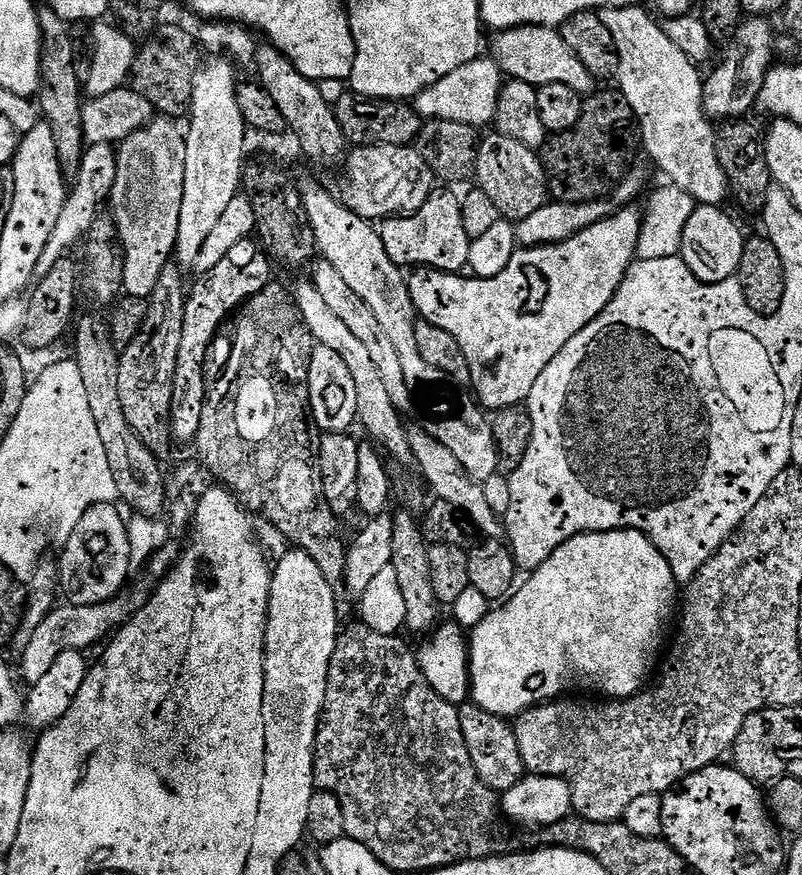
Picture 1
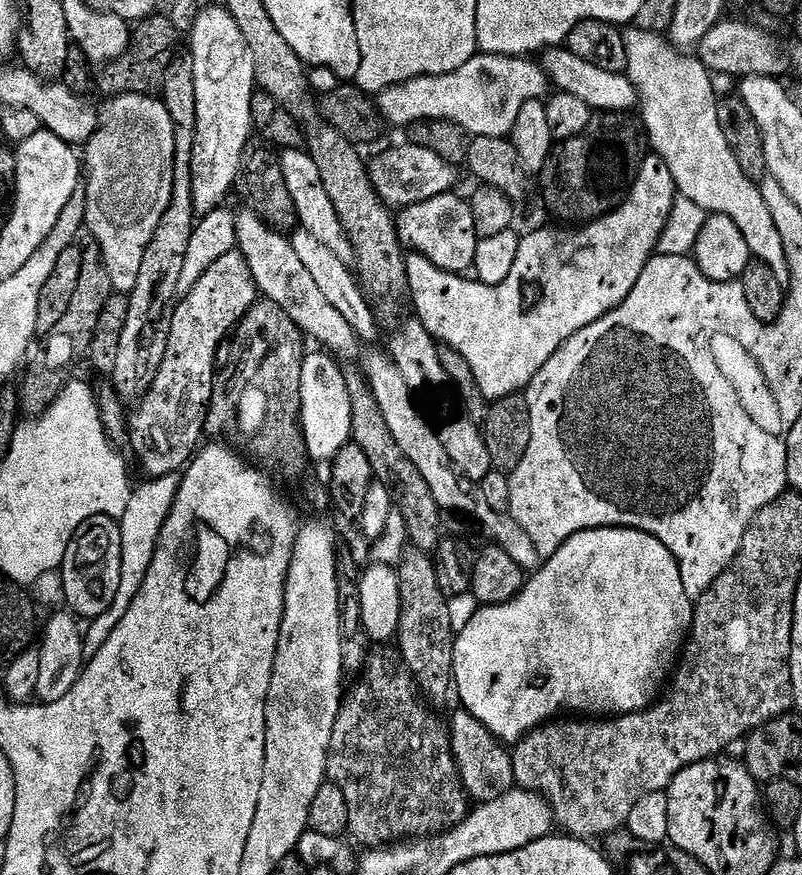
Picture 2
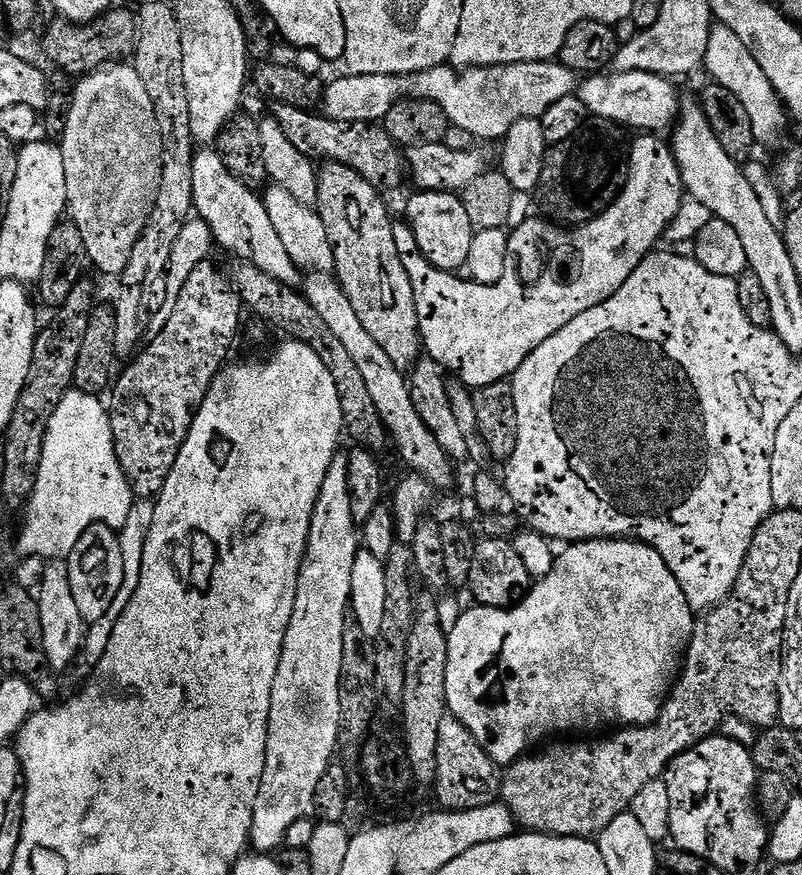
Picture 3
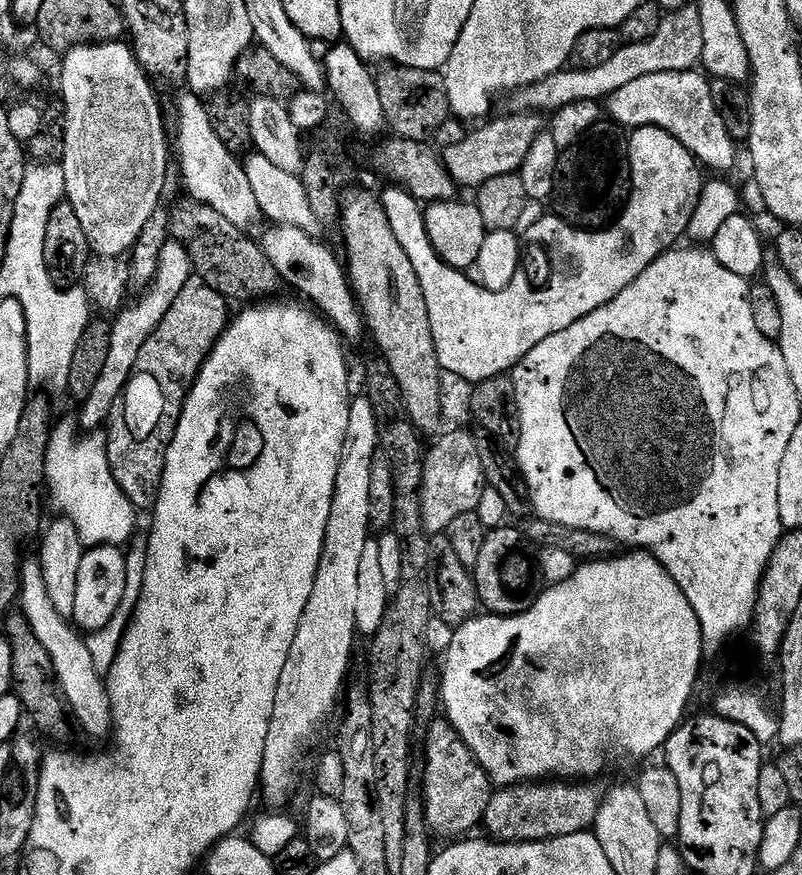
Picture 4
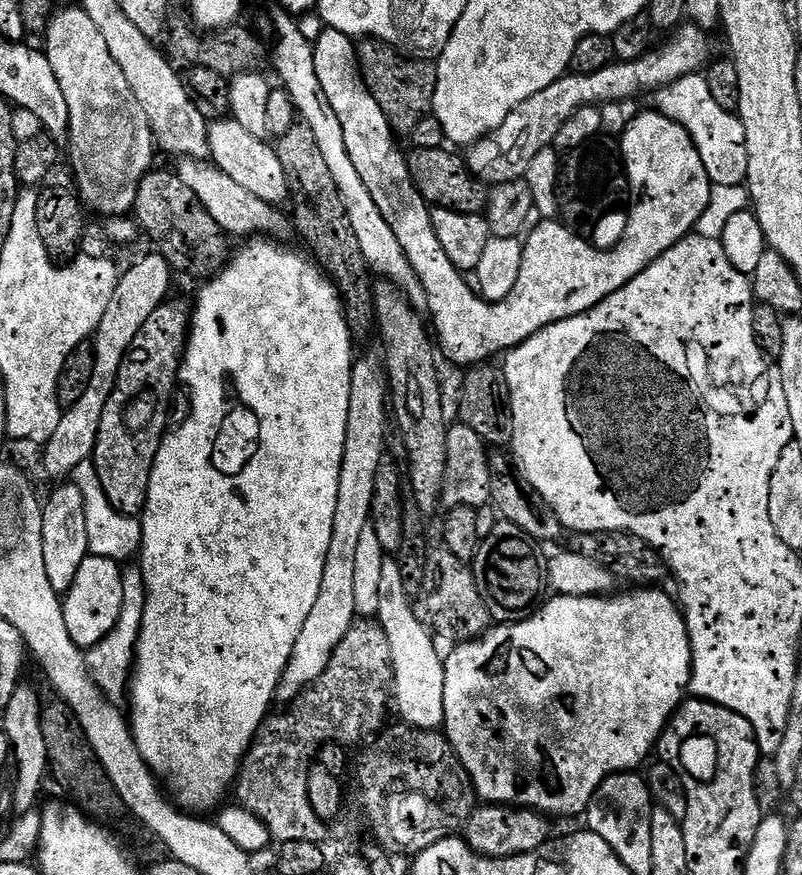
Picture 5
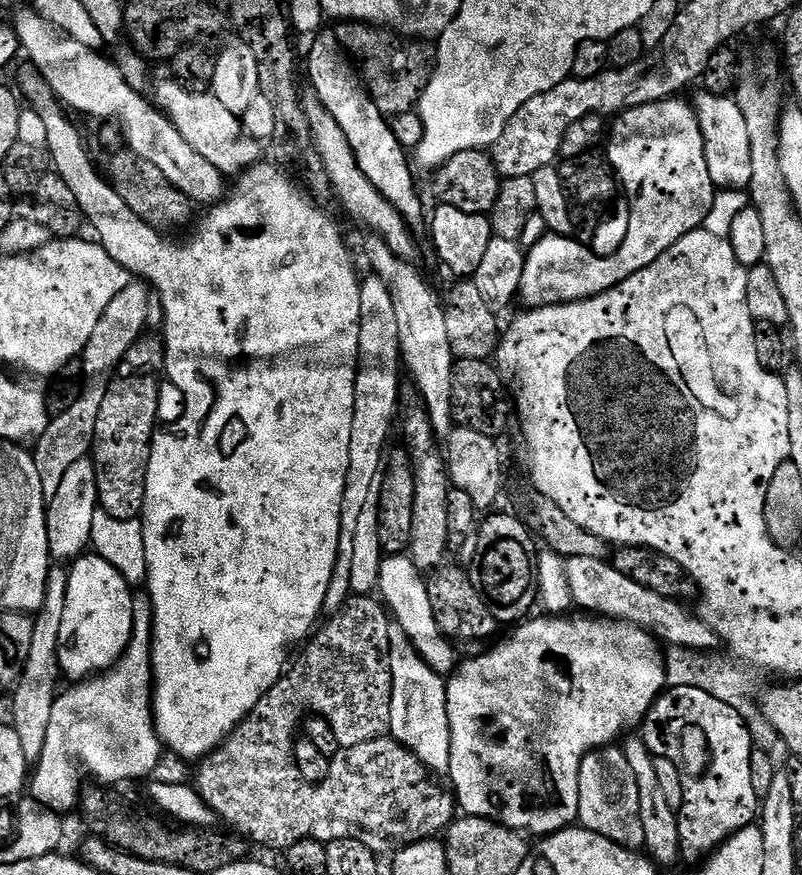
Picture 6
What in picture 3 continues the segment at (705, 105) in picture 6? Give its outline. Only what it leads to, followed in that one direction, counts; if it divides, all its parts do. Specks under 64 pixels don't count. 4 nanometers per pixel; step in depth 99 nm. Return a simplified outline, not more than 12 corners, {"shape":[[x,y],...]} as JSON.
{"shape":[[649,72],[581,79],[595,119],[667,129],[682,108],[675,83]]}

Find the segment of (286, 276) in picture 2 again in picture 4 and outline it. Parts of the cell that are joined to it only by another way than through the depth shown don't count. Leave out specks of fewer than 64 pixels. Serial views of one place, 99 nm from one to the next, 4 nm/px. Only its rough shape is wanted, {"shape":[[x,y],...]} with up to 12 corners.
{"shape":[[199,95],[176,108],[174,152],[191,199],[251,229],[244,165]]}

